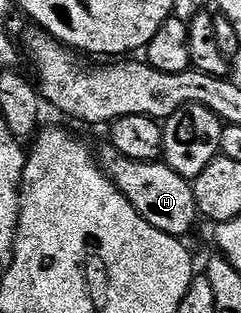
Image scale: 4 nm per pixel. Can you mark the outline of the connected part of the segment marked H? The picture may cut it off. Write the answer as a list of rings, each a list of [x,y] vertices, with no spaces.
[[[102,144],[101,150],[96,150],[95,156],[101,166],[101,170],[113,181],[114,187],[159,231],[163,231],[172,237],[188,238],[193,224],[199,221],[197,204],[195,203],[195,191],[190,178],[176,173],[170,165],[161,161],[132,161],[127,159],[113,145]]]

